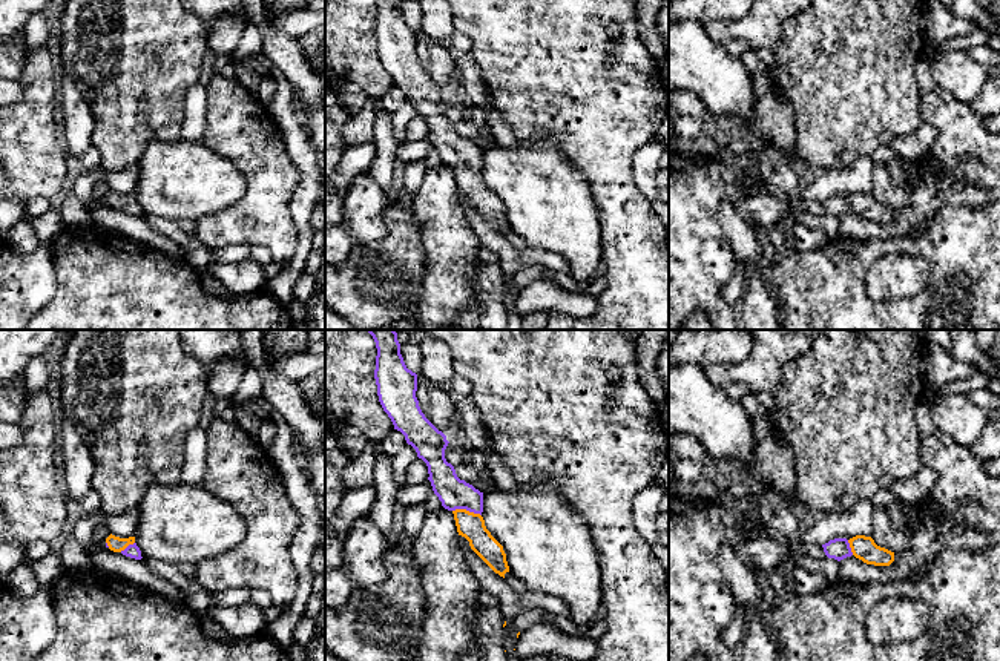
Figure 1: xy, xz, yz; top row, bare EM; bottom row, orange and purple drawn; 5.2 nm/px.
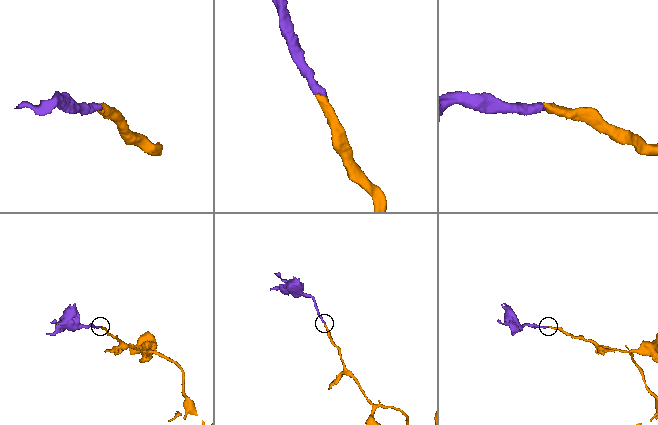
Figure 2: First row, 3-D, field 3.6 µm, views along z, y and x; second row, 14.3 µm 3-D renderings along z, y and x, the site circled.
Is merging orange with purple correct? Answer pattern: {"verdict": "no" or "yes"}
{"verdict": "yes"}

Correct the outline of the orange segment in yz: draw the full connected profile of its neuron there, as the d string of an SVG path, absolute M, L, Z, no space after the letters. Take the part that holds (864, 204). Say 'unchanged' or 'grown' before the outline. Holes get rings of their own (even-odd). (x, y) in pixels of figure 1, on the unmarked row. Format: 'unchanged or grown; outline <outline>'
grown; outline M856 192L850 196L834 195L822 201L822 204L828 215L837 218L851 212L874 222L890 222L894 218L894 209L877 202L871 193L865 192Z

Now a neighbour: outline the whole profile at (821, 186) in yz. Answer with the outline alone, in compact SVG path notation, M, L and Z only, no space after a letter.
M860 158L850 169L810 175L801 184L799 198L802 202L808 199L822 202L834 195L871 193L874 164L871 158Z

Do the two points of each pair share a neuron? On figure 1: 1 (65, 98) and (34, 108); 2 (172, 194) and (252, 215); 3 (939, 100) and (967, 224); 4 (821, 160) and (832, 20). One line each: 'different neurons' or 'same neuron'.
1: different neurons
2: different neurons
3: different neurons
4: same neuron

